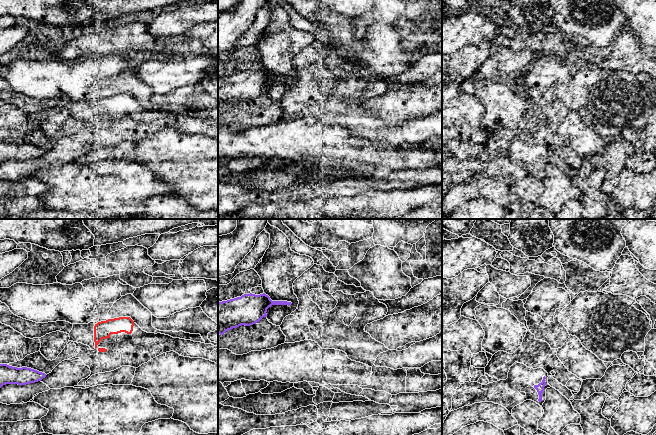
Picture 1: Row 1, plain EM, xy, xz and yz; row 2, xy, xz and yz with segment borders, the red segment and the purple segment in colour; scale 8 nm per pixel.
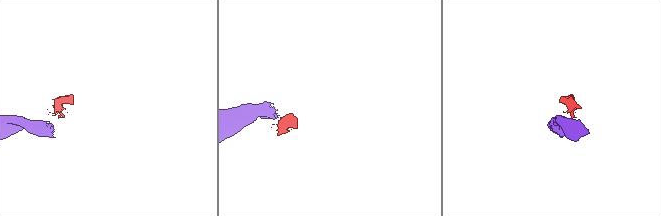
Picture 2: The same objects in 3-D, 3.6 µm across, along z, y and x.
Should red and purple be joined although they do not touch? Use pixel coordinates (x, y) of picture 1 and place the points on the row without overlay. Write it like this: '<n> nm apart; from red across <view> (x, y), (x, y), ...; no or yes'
460 nm apart; from red across xy (95, 123), (45, 150); no

